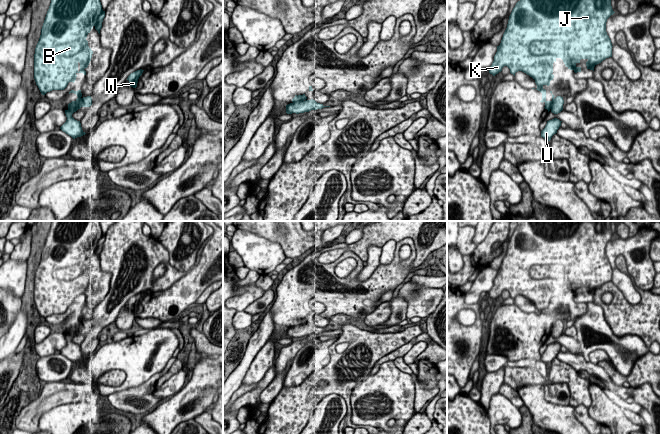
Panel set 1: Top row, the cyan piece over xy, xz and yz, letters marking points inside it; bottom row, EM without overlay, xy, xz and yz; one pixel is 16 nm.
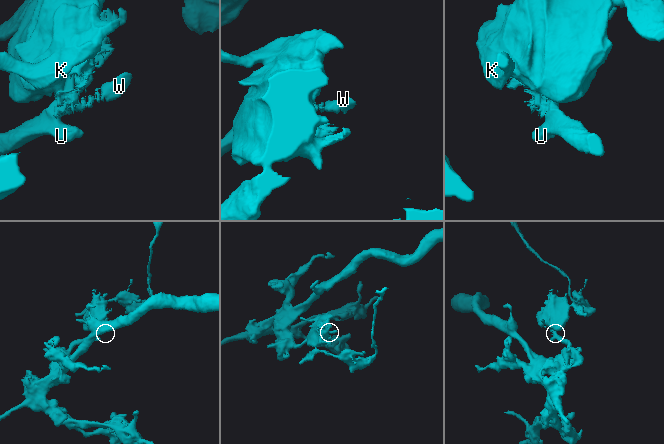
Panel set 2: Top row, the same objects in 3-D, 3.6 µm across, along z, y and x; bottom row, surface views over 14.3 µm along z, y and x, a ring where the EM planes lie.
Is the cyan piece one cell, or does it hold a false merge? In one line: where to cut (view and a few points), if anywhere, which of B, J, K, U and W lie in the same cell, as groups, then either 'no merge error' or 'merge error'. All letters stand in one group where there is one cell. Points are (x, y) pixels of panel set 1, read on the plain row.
cut in xy along (81, 322), (68, 332); B J K / U W; merge error

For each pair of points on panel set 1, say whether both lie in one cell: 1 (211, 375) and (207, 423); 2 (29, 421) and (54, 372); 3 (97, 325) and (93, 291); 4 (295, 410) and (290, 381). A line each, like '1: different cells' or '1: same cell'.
1: different cells
2: different cells
3: different cells
4: different cells

